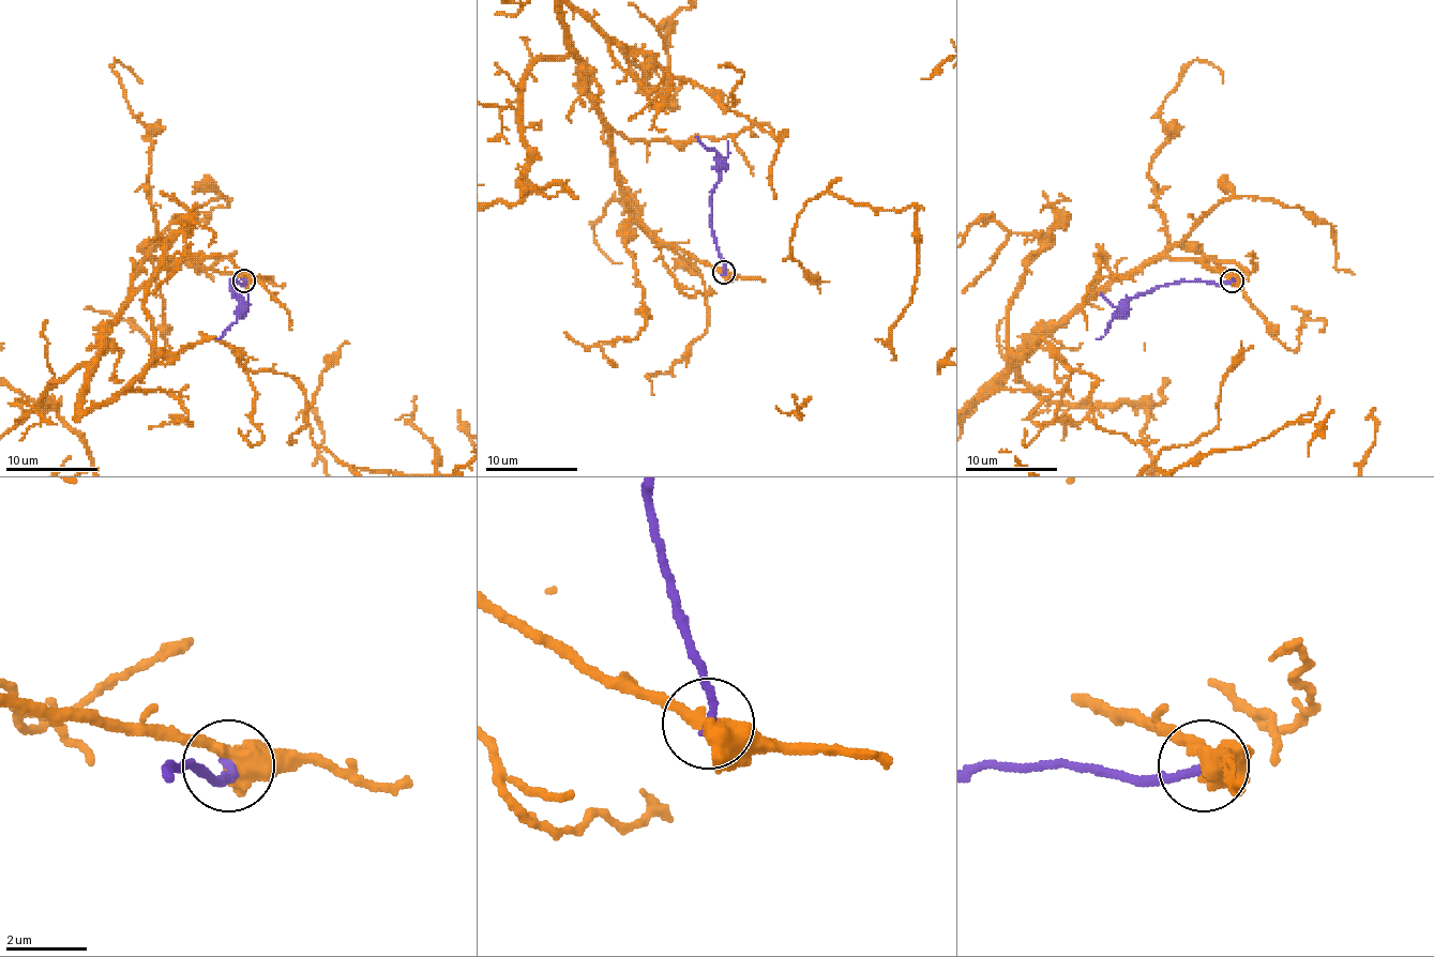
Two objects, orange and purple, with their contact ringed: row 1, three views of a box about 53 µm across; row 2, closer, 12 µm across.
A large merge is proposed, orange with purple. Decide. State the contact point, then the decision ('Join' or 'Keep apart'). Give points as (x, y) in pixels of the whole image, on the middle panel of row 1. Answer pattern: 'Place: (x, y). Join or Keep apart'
Place: (724, 272). Keep apart

